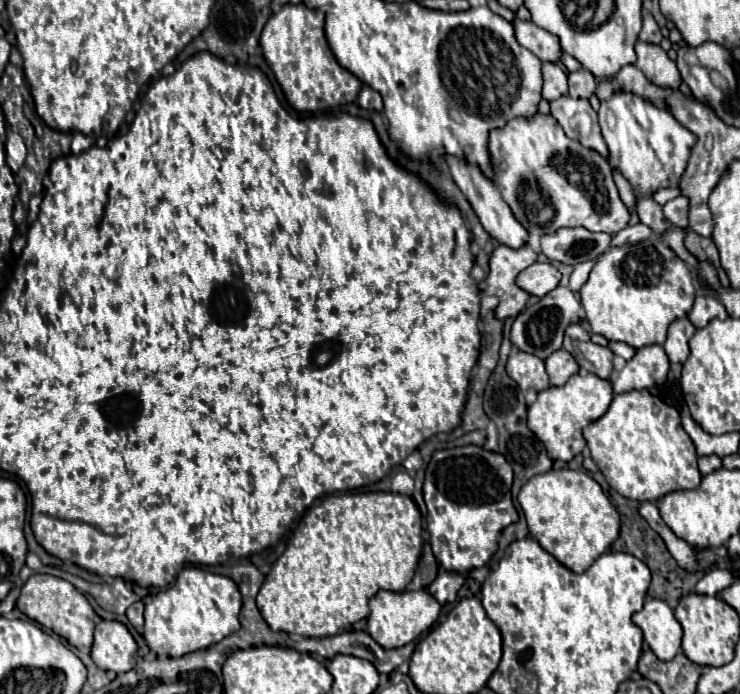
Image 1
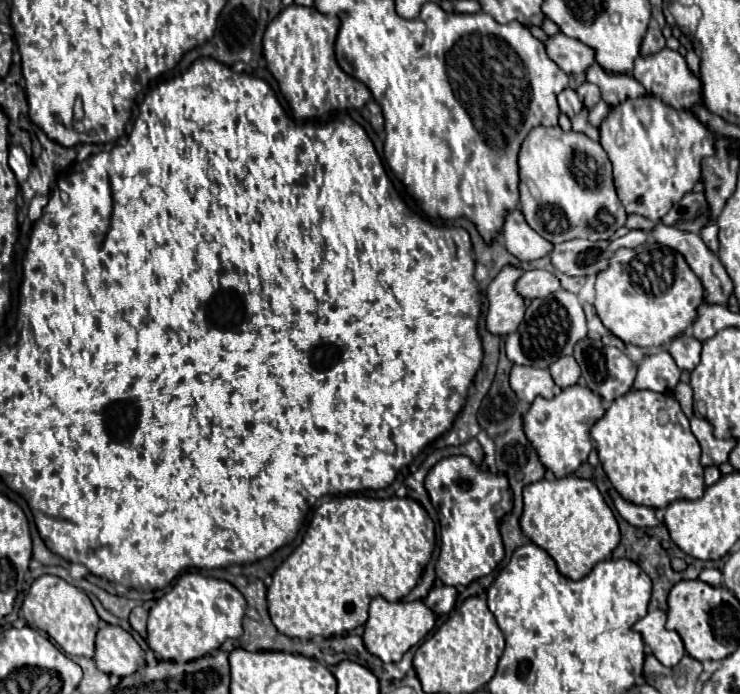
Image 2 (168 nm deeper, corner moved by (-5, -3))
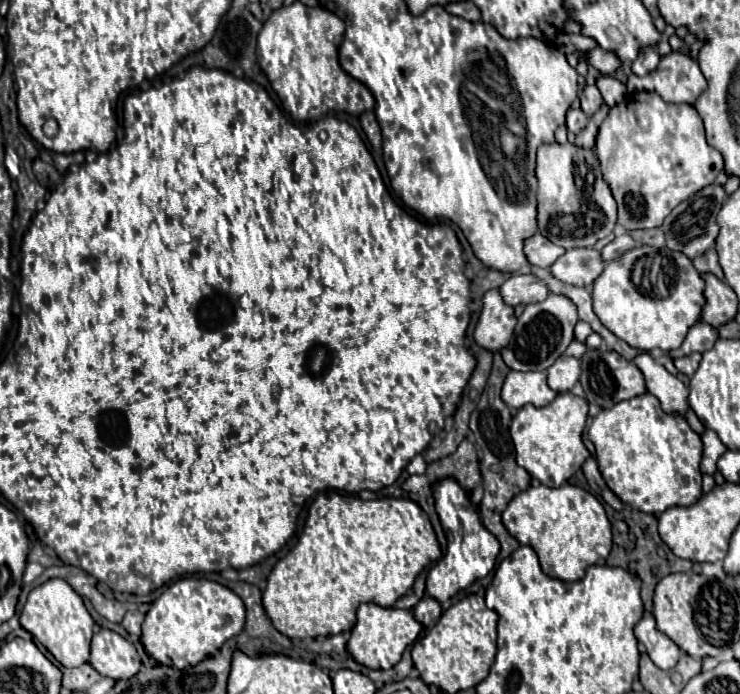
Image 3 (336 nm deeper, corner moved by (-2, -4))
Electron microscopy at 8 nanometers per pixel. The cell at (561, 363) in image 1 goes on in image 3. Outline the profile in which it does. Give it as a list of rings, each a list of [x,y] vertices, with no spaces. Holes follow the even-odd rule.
[[[561,355],[549,369],[547,369],[547,383],[551,385],[551,389],[555,389],[557,393],[569,391],[577,381],[579,381],[579,361],[575,357],[567,357]]]

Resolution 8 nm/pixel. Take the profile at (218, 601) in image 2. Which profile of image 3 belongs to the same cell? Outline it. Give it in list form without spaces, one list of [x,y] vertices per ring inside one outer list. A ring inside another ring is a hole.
[[[183,577],[171,583],[165,593],[151,603],[151,609],[143,621],[141,643],[161,665],[185,669],[215,653],[227,639],[239,635],[243,623],[245,605],[237,593],[209,579]]]

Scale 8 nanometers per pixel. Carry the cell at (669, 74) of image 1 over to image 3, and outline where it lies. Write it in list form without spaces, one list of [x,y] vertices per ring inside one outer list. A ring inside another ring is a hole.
[[[671,51],[669,55],[663,55],[659,67],[647,73],[645,77],[631,73],[627,79],[629,93],[655,91],[661,95],[665,103],[693,105],[705,89],[707,89],[707,81],[699,65],[691,57],[679,51]]]

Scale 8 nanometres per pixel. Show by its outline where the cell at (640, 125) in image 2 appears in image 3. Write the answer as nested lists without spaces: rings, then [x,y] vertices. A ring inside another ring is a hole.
[[[627,93],[597,133],[601,171],[619,207],[619,223],[627,231],[661,227],[663,219],[691,193],[711,185],[723,171],[723,157],[705,139],[693,105],[665,103],[657,93]]]

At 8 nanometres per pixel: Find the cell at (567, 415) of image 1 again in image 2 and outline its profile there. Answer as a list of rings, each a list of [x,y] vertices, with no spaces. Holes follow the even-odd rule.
[[[576,384],[576,386],[564,388],[552,400],[536,398],[530,410],[524,414],[522,426],[524,426],[526,438],[538,452],[538,460],[542,460],[542,466],[550,470],[556,478],[562,478],[562,476],[574,474],[578,466],[588,460],[588,454],[592,450],[590,428],[602,416],[604,416],[604,408],[602,408],[600,396],[594,394],[590,388]]]

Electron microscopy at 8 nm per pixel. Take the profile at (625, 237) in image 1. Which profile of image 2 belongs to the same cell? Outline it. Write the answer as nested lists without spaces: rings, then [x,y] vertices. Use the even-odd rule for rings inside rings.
[[[630,230],[626,236],[612,240],[608,248],[610,248],[610,252],[616,252],[618,248],[636,248],[636,246],[644,244],[646,238],[648,238],[648,236],[646,236],[642,230]]]

